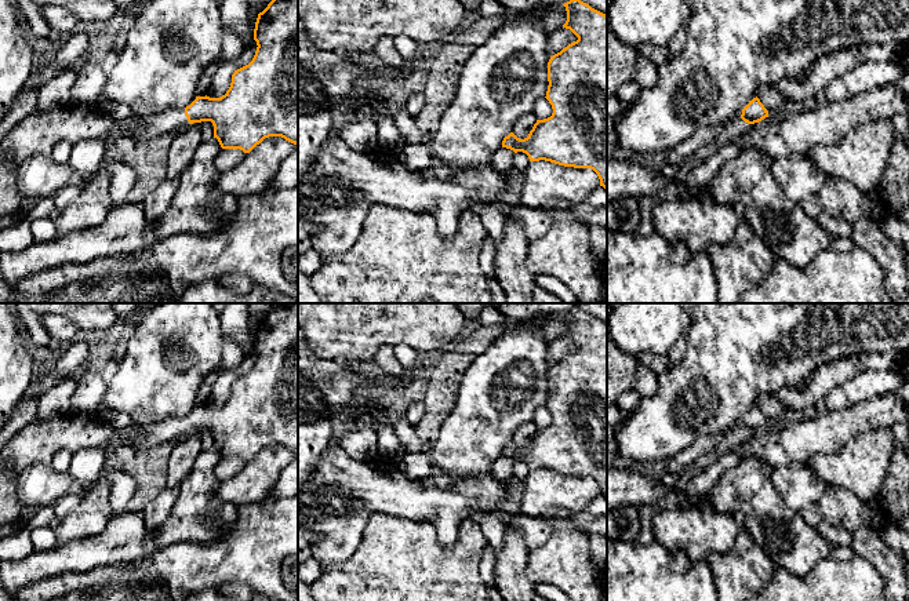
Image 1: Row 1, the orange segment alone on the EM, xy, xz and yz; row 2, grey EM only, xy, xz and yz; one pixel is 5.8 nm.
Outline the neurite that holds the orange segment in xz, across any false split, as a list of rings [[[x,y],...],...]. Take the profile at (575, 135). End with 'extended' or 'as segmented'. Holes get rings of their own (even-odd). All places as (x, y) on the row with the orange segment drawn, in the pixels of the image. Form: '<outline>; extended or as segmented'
[[[570,0],[563,6],[567,11],[563,28],[570,29],[578,40],[550,57],[548,62],[549,85],[545,98],[553,113],[548,119],[537,120],[524,139],[510,132],[503,138],[502,147],[526,153],[530,161],[545,160],[564,167],[590,168],[597,174],[600,186],[607,190],[607,15],[581,0]]]; as segmented

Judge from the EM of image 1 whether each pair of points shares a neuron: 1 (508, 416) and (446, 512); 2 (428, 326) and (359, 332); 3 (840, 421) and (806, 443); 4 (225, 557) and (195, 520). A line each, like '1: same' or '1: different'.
1: different
2: same
3: same
4: different

